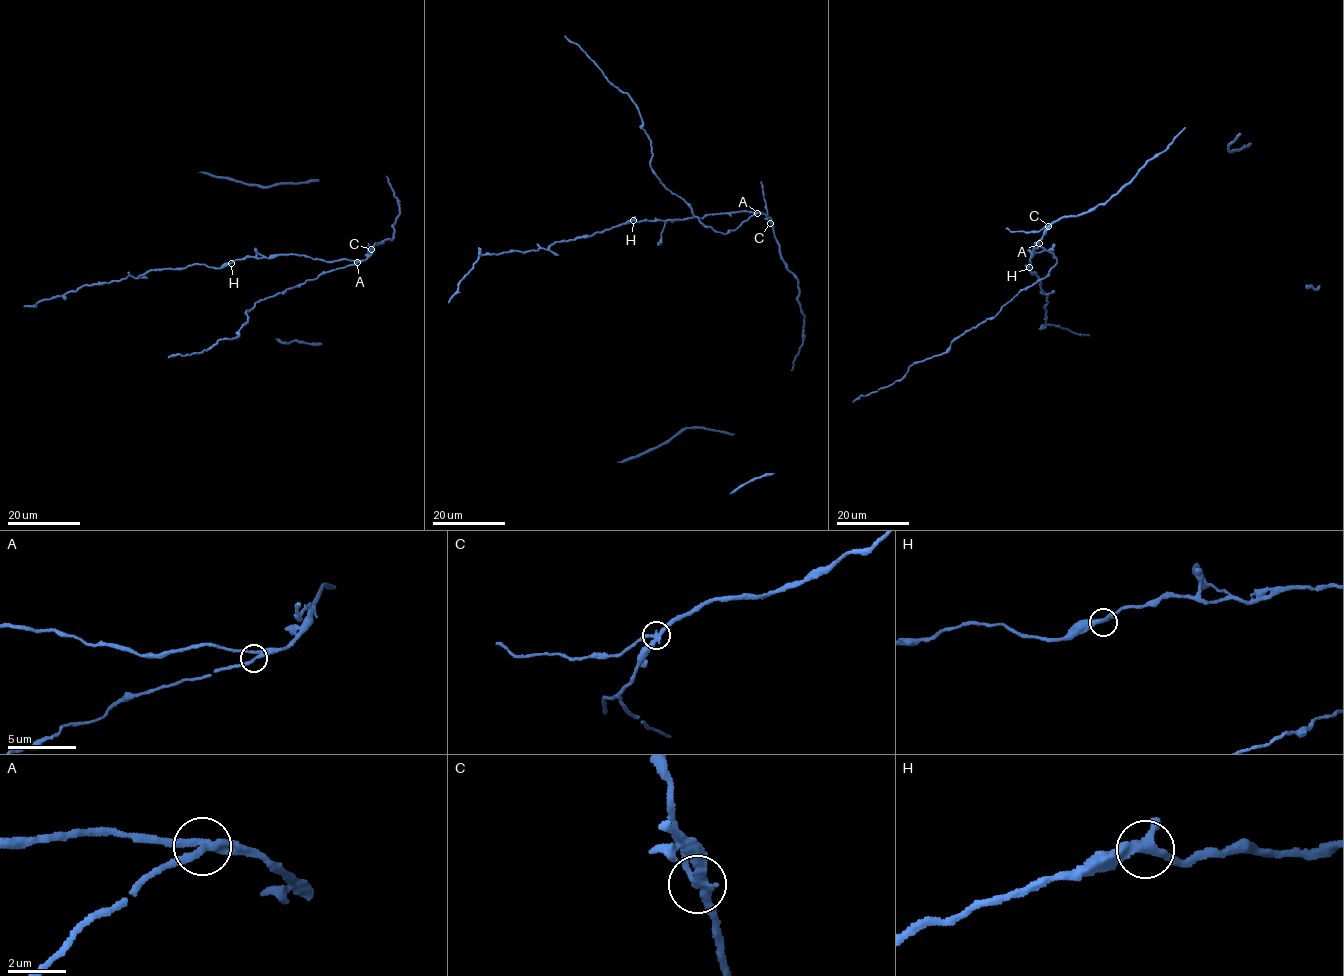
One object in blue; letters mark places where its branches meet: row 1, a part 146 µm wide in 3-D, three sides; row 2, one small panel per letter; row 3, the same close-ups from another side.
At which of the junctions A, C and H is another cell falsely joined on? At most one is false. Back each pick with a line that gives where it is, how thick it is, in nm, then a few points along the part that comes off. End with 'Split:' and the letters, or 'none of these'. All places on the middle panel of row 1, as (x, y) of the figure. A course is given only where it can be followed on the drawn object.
C: at (770, 223); 280 nm thick; foreign part runs (771, 223), (760, 181)
Split: C

